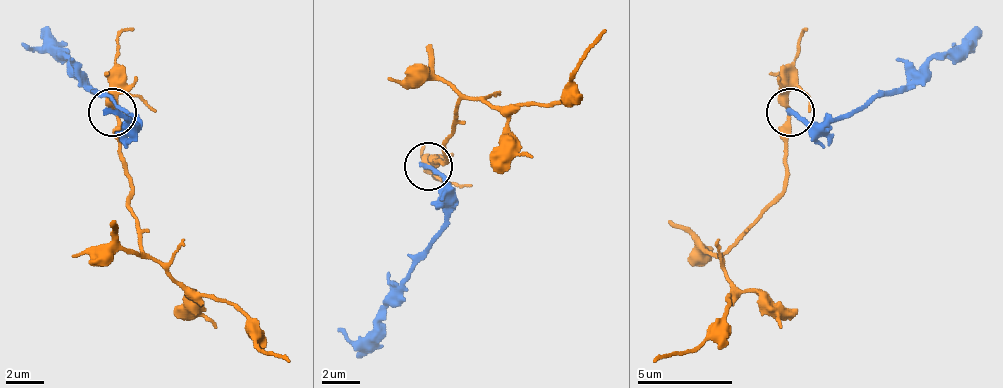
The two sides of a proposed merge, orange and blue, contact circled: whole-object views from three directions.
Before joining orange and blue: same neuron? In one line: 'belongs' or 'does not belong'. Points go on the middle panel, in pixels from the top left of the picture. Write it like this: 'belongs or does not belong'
does not belong

